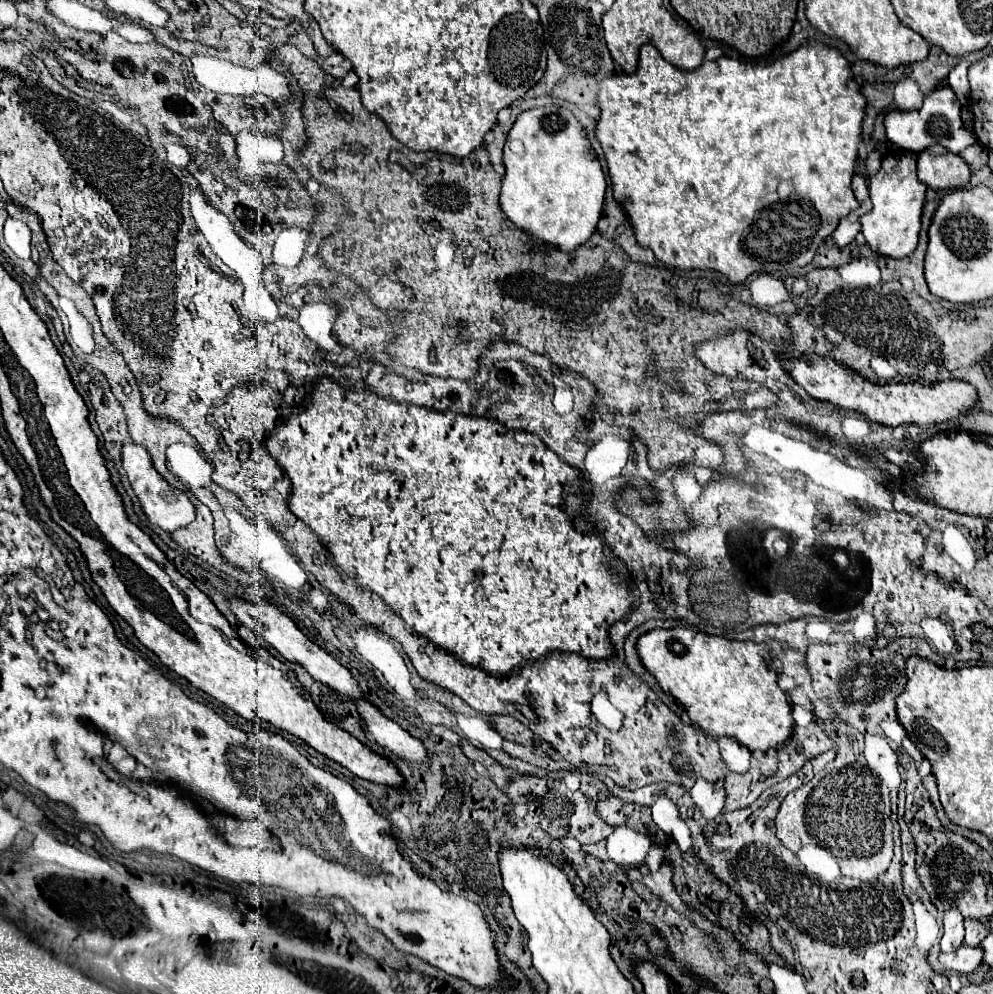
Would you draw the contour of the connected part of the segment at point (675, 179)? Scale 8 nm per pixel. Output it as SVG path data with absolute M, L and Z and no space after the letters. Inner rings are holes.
M818 42L804 44L798 50L794 50L790 56L780 58L772 64L749 64L740 58L722 56L714 62L704 62L698 70L692 72L668 64L652 44L644 44L640 48L636 72L612 74L600 80L598 86L600 116L596 122L596 140L604 150L614 198L628 214L638 246L650 248L656 260L668 266L676 266L680 270L714 270L726 276L730 284L742 284L748 276L756 272L774 274L780 270L804 268L806 264L812 262L816 248L832 234L838 222L860 206L854 192L850 190L850 180L858 160L864 106L866 100L862 98L860 88L852 78L846 58L838 50L822 46ZM780 180L790 180L794 186L794 192L788 198L780 198L778 194Z

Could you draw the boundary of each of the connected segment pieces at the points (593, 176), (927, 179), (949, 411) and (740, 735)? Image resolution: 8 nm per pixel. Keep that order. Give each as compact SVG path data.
M544 106L522 112L506 138L502 160L506 174L500 208L514 226L564 252L576 250L592 236L602 216L606 176L570 110Z
M930 146L918 154L918 180L932 190L958 190L970 182L968 164L942 146Z
M816 354L804 356L802 360L784 362L784 368L812 398L832 402L846 410L856 410L864 414L868 420L888 428L896 428L902 424L916 424L922 428L938 426L942 422L958 420L960 414L970 414L976 408L976 388L960 380L940 382L932 386L922 386L918 382L878 386L878 384L870 384L868 380L862 380L848 368L836 364L834 360Z
M654 628L644 634L636 642L636 652L644 668L656 678L662 692L670 694L674 702L688 712L688 718L696 728L706 732L712 738L728 736L738 740L750 752L766 752L790 738L794 720L788 696L778 688L778 674L768 668L770 654L764 646L756 642L736 642L720 636L710 636L702 632L694 632L690 628Z

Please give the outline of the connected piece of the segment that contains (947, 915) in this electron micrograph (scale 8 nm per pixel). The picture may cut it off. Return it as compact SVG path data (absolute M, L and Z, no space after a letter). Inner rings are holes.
M956 908L944 912L944 934L940 938L940 952L954 952L964 940L964 918Z

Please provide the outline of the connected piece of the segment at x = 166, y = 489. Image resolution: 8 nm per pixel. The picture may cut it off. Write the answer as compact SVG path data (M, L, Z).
M132 442L124 444L124 448L122 448L122 466L124 466L124 470L126 470L128 478L130 478L130 486L132 486L134 494L140 500L142 512L148 516L148 522L152 526L158 526L158 528L162 528L166 532L174 532L174 530L184 528L190 522L194 522L194 506L192 506L192 502L188 500L188 496L182 490L170 486L154 470L150 454L146 452L144 446L138 446L138 444L132 444Z

